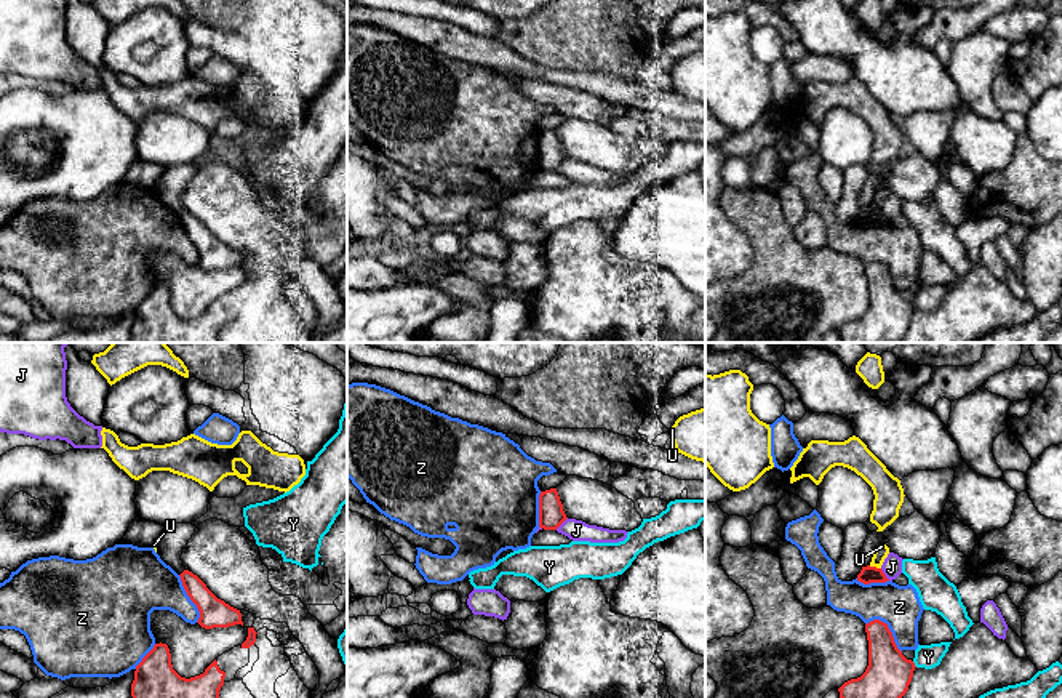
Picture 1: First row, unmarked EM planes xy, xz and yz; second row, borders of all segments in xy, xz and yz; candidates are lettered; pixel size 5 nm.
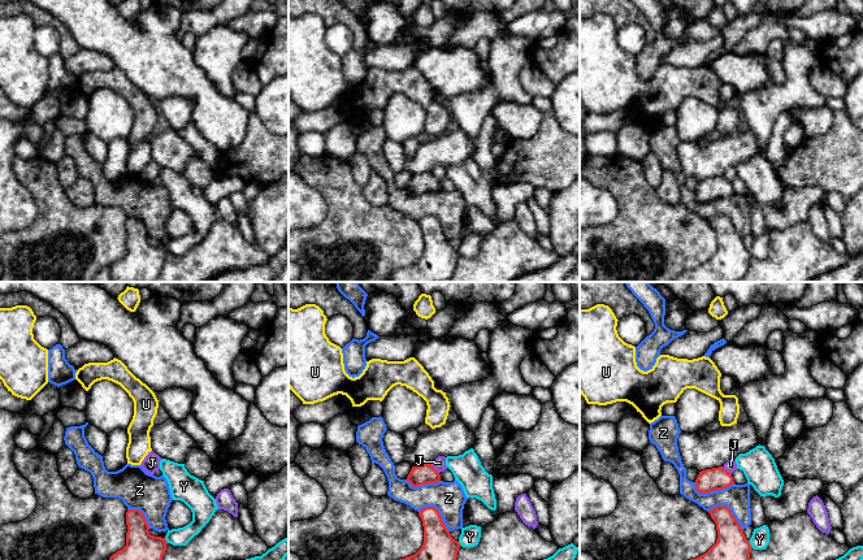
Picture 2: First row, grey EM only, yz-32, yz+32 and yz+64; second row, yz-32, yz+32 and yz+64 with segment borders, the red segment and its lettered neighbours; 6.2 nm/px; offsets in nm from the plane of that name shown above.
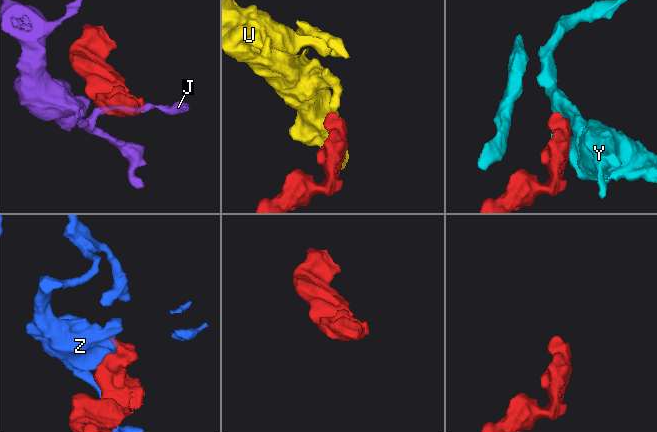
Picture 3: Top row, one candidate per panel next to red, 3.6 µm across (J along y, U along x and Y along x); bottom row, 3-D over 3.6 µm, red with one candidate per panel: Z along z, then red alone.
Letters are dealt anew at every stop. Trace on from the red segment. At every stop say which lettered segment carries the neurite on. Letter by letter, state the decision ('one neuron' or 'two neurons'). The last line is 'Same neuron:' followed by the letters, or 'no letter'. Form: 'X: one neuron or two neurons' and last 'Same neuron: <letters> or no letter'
J: two neurons
U: two neurons
Y: two neurons
Z: two neurons
Same neuron: no letter

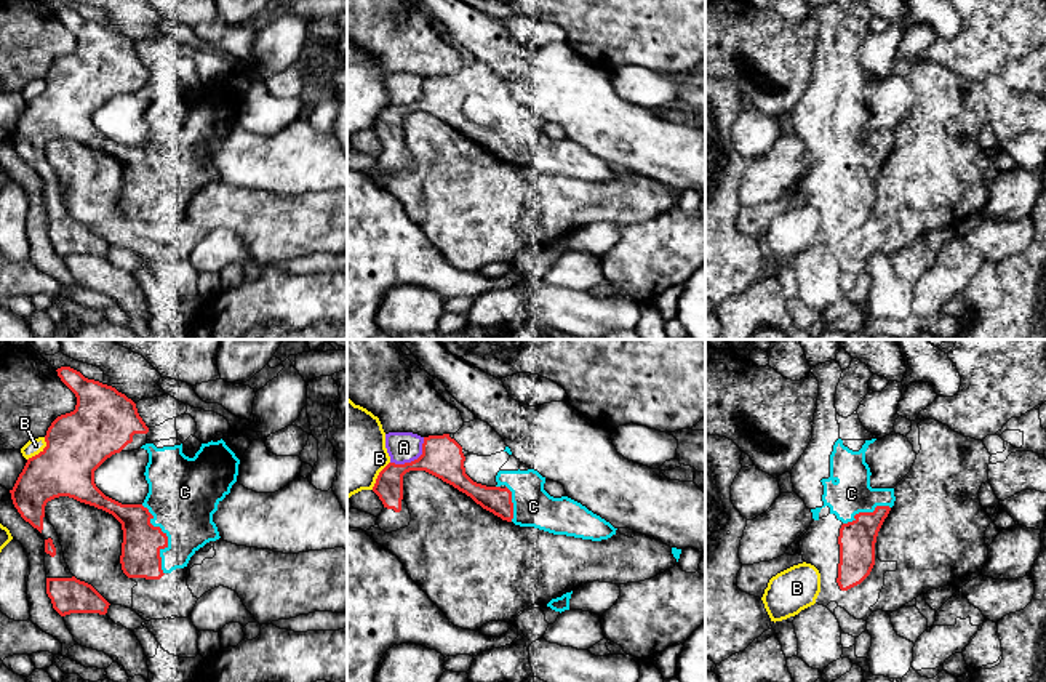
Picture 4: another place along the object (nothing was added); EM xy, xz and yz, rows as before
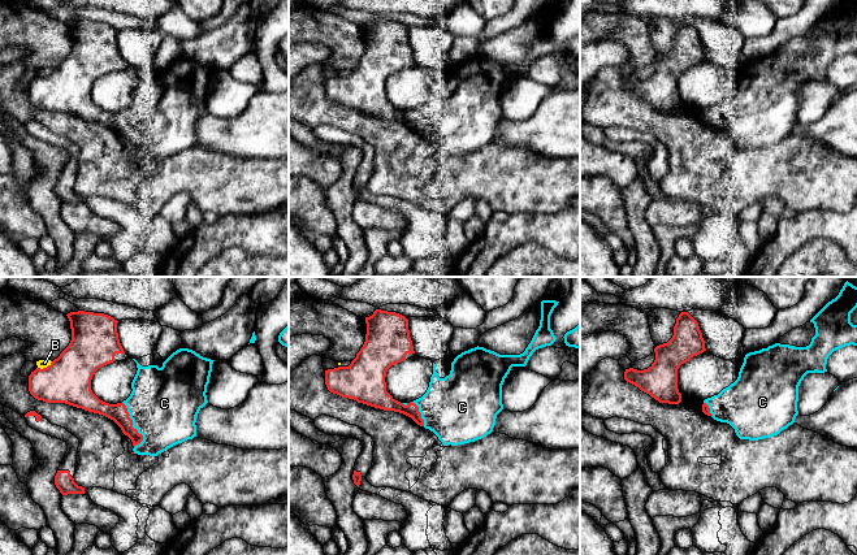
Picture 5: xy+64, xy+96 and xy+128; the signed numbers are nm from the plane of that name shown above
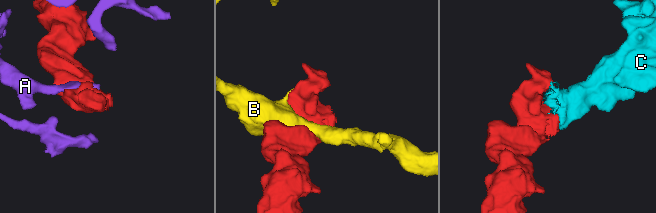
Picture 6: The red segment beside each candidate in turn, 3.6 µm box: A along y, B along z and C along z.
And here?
A: two neurons
B: two neurons
C: one neuron
Same neuron: C

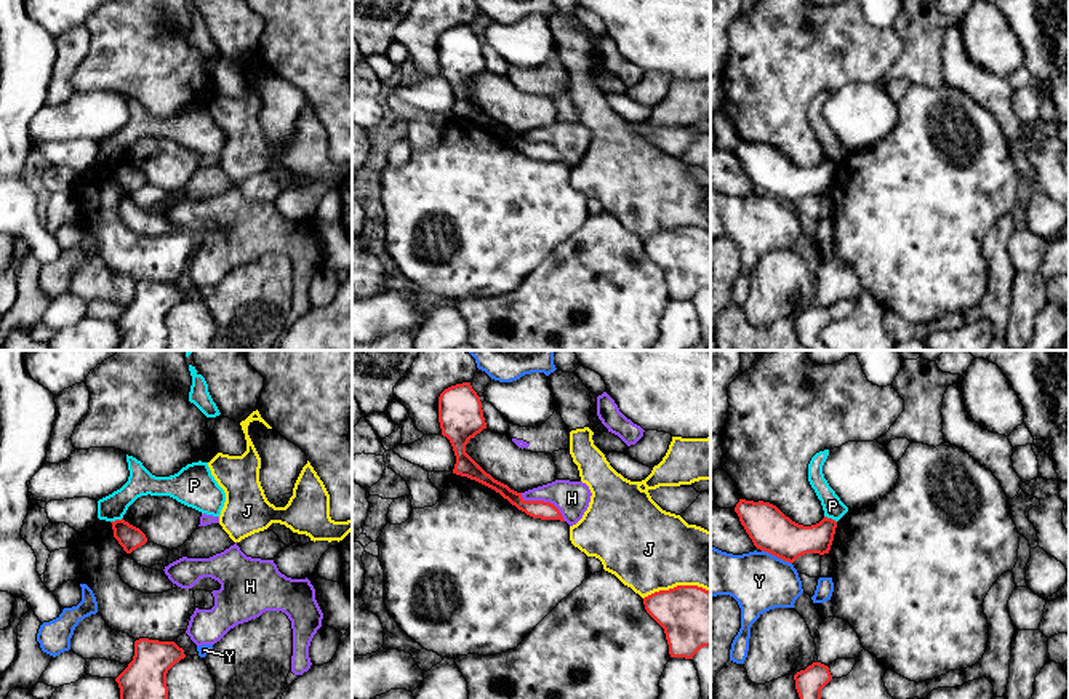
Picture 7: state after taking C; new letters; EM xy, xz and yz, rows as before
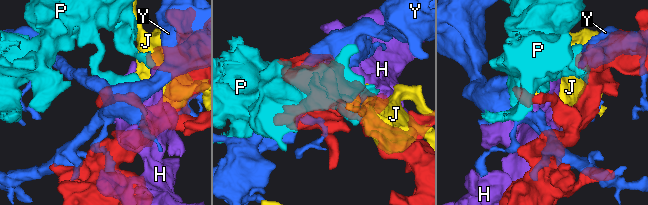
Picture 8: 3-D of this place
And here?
H: two neurons
J: two neurons
P: two neurons
Y: two neurons
Same neuron: no letter

